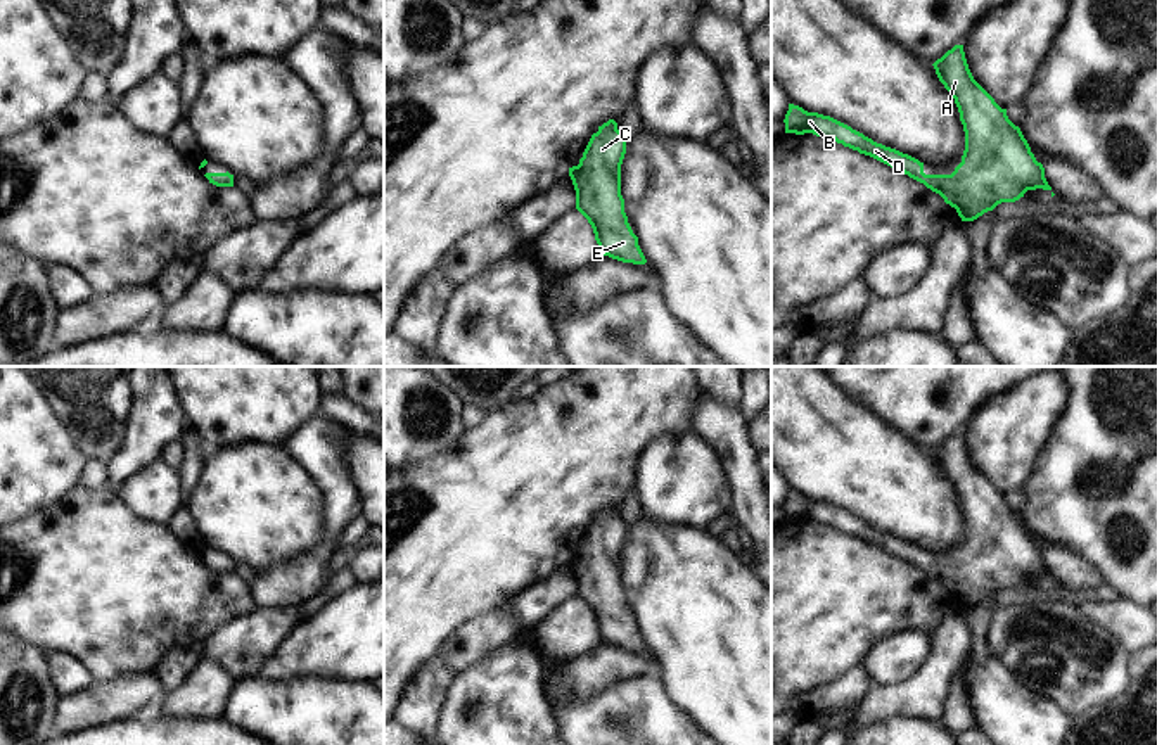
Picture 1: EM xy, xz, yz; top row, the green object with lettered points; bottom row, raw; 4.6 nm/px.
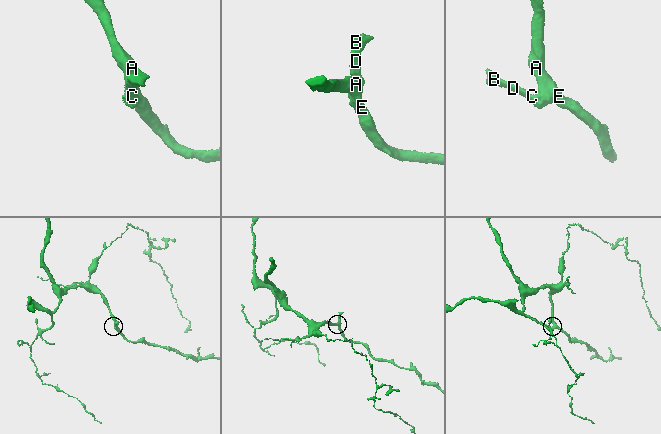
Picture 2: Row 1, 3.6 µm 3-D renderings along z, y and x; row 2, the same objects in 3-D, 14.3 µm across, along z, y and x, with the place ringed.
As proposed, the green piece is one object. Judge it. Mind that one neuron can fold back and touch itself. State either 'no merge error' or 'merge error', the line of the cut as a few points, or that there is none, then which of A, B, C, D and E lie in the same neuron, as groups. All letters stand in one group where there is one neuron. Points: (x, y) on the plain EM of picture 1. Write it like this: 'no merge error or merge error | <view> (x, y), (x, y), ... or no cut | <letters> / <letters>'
no merge error | no cut | A B C D E

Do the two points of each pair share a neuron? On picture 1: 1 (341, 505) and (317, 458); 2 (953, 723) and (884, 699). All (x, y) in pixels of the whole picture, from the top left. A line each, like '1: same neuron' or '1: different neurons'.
1: same neuron
2: different neurons

